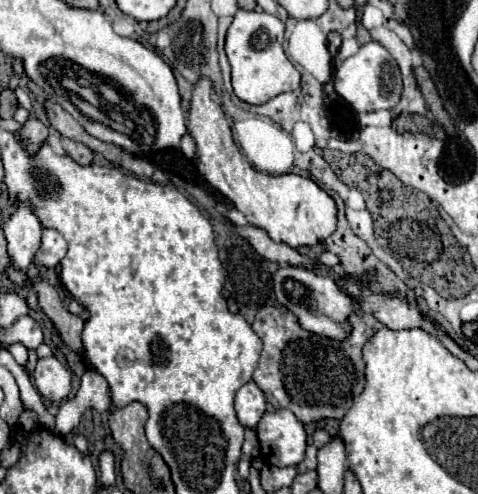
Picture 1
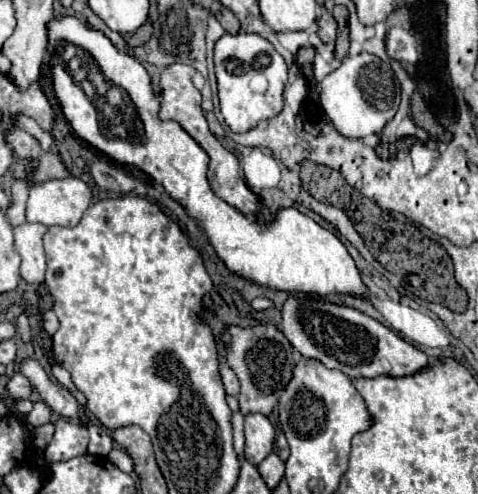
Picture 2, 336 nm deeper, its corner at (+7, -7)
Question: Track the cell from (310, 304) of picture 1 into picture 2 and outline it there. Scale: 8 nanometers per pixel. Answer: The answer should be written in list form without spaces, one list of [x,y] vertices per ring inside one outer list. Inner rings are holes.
[[[289,295],[281,309],[281,327],[303,357],[321,359],[329,369],[339,369],[353,379],[377,379],[381,375],[407,377],[429,367],[429,357],[423,351],[395,335],[383,323],[351,307],[323,303],[303,295]]]

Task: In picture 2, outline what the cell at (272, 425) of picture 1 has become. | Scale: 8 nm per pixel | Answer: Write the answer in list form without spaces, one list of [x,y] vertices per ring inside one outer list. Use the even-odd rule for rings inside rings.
[[[245,415],[245,459],[259,465],[275,443],[275,429],[265,415]]]

